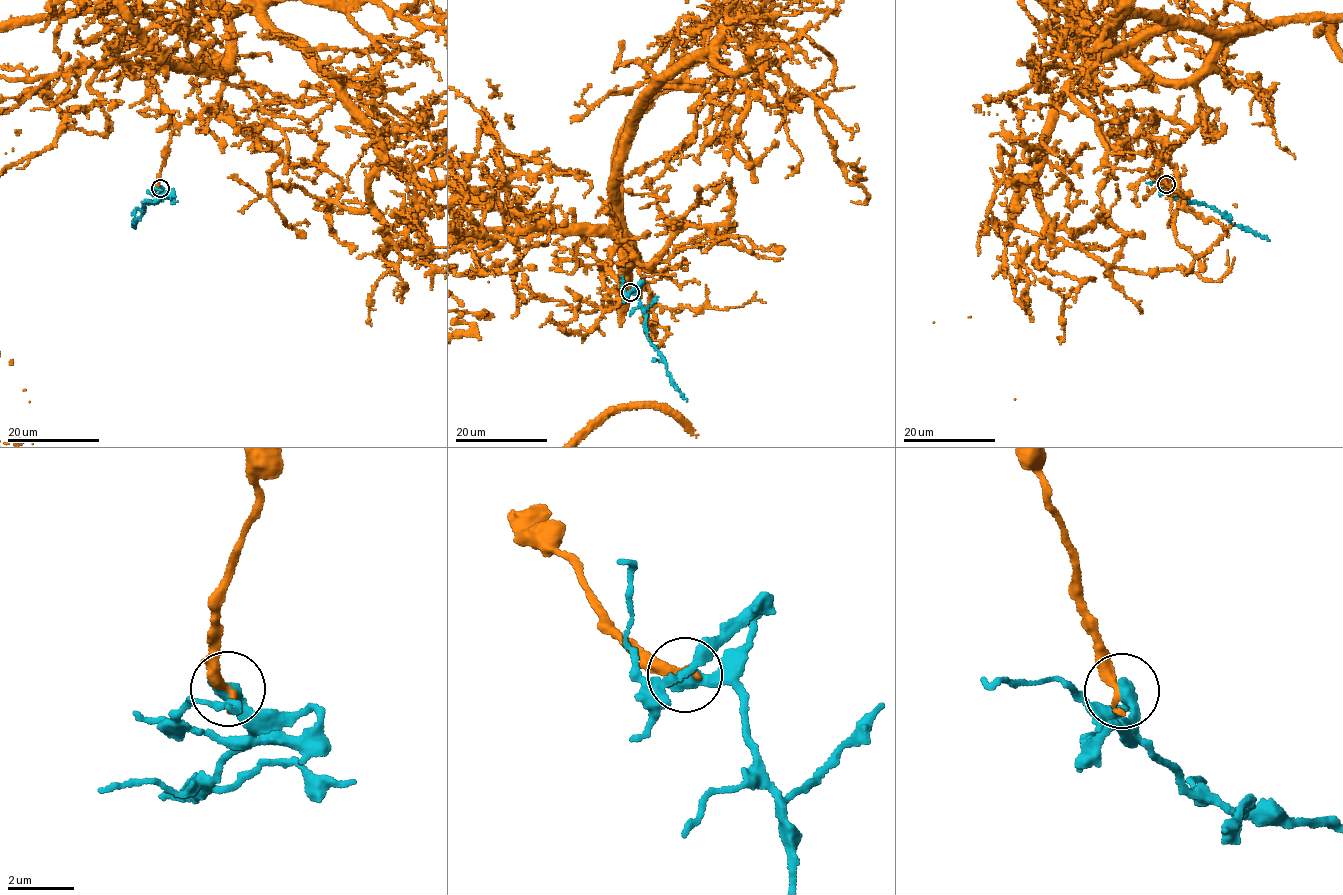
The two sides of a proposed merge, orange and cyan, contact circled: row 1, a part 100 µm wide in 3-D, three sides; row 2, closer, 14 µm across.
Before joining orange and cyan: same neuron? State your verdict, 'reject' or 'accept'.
reject

